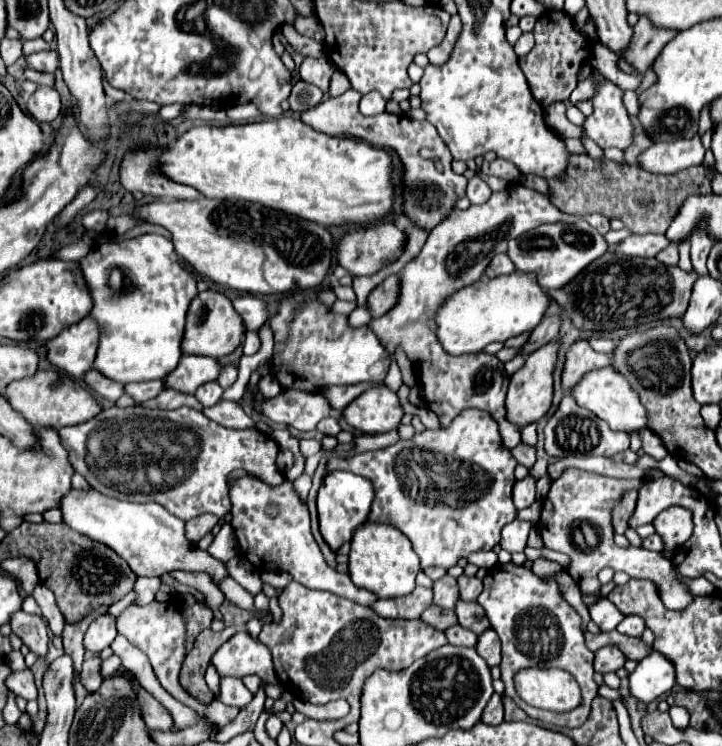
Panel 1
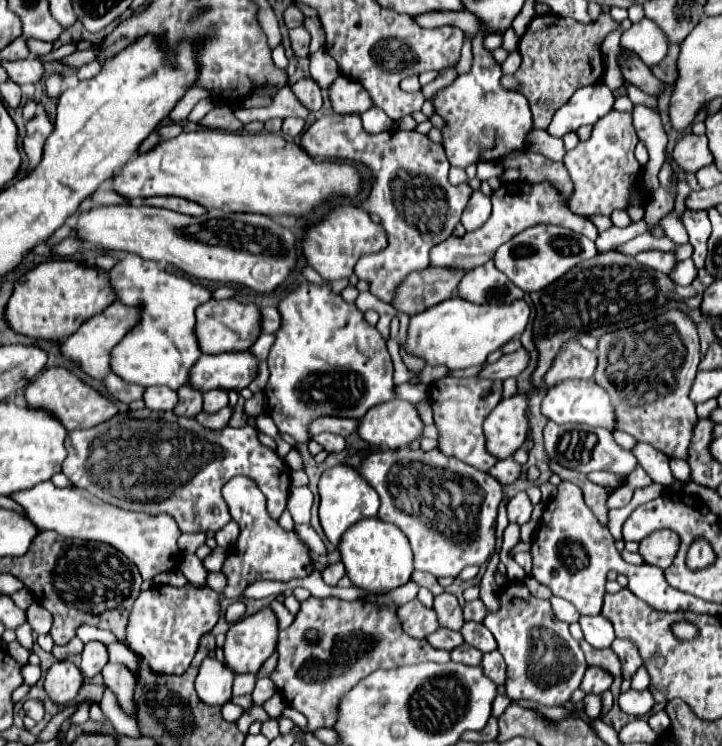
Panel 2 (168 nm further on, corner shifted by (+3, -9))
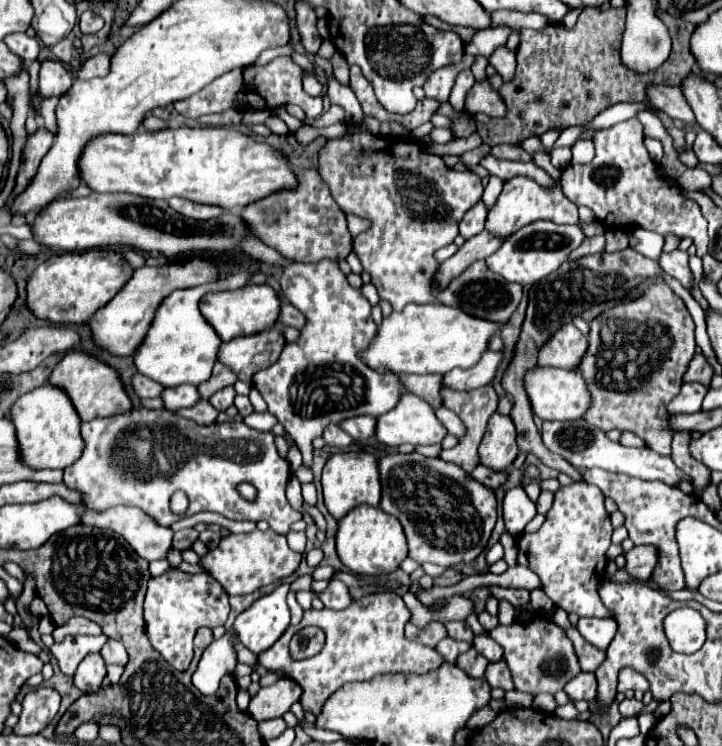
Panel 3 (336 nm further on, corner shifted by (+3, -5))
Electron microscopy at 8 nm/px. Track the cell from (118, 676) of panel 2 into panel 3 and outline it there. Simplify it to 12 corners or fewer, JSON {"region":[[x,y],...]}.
{"region":[[108,638],[100,650],[106,664],[128,662],[124,644]]}

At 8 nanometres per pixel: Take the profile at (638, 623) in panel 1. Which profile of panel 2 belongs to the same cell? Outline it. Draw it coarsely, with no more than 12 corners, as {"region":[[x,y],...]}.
{"region":[[616,638],[612,650],[624,666],[624,678],[642,664],[638,648],[628,638]]}

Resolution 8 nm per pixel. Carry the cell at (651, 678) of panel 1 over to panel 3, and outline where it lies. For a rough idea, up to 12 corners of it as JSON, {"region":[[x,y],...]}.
{"region":[[634,698],[620,702],[618,710],[624,718],[640,714],[642,702]]}

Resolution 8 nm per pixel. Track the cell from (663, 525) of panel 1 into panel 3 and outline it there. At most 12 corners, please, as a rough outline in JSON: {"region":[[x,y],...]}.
{"region":[[652,546],[626,552],[624,570],[634,580],[648,580],[656,566]]}

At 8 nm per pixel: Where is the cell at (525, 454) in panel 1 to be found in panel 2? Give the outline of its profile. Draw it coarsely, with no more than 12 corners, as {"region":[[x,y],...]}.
{"region":[[514,458],[498,460],[488,470],[502,484],[512,484],[522,474]]}

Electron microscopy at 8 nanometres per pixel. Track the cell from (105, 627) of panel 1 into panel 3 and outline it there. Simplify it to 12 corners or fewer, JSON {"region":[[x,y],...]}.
{"region":[[100,654],[84,658],[74,674],[74,686],[96,694],[106,676]]}

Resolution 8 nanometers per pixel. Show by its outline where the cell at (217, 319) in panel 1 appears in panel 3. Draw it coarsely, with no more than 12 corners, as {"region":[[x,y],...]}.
{"region":[[268,284],[204,294],[200,312],[228,342],[274,326]]}

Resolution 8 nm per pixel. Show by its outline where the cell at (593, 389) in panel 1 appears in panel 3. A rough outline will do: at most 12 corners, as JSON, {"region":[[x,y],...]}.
{"region":[[536,366],[524,390],[540,420],[578,420],[588,388],[576,370]]}

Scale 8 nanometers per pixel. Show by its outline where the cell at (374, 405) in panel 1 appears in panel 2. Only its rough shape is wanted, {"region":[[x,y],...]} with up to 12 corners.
{"region":[[388,400],[358,420],[376,448],[406,448],[420,438],[414,404]]}

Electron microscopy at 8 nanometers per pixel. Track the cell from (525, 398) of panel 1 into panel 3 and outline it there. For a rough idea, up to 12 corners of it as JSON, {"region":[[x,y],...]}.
{"region":[[492,414],[480,464],[506,472],[518,456],[510,416]]}

